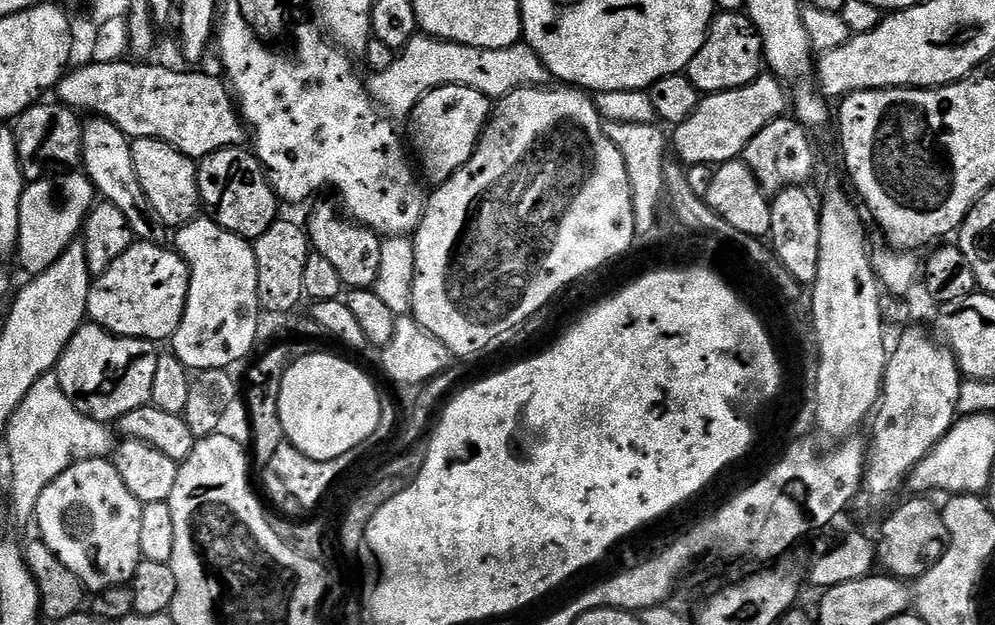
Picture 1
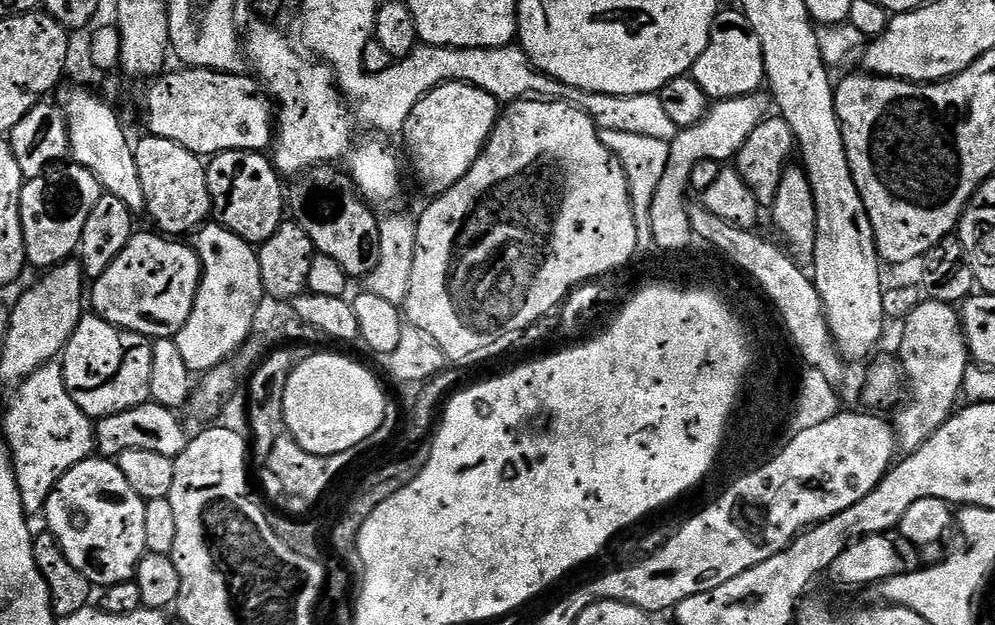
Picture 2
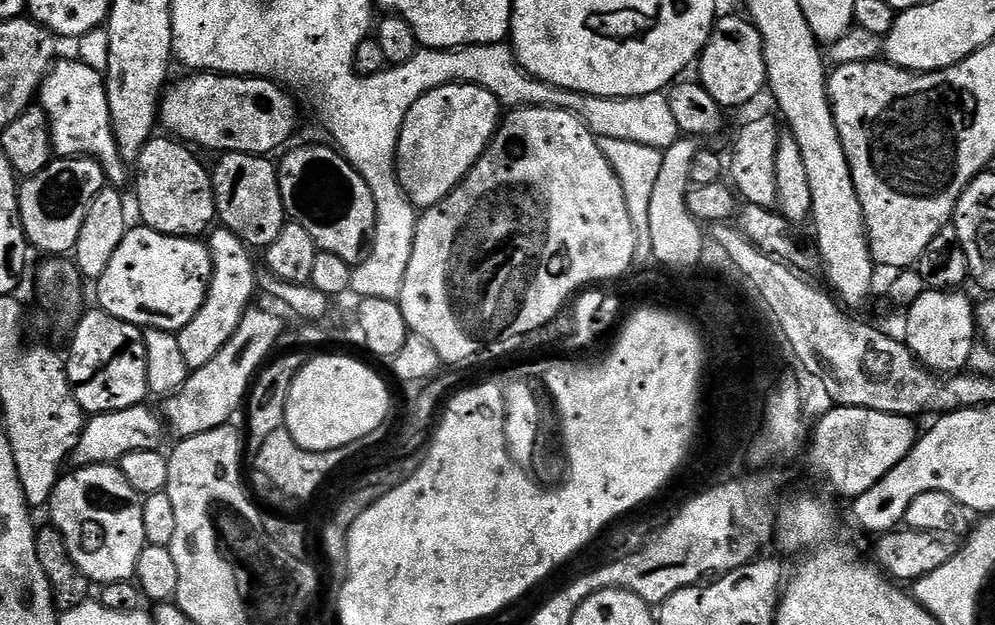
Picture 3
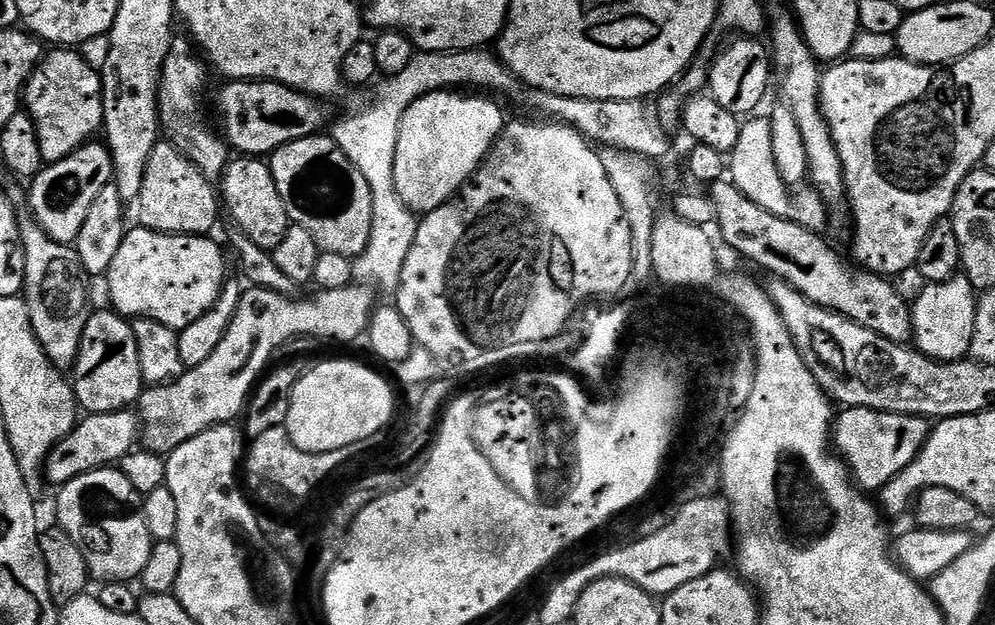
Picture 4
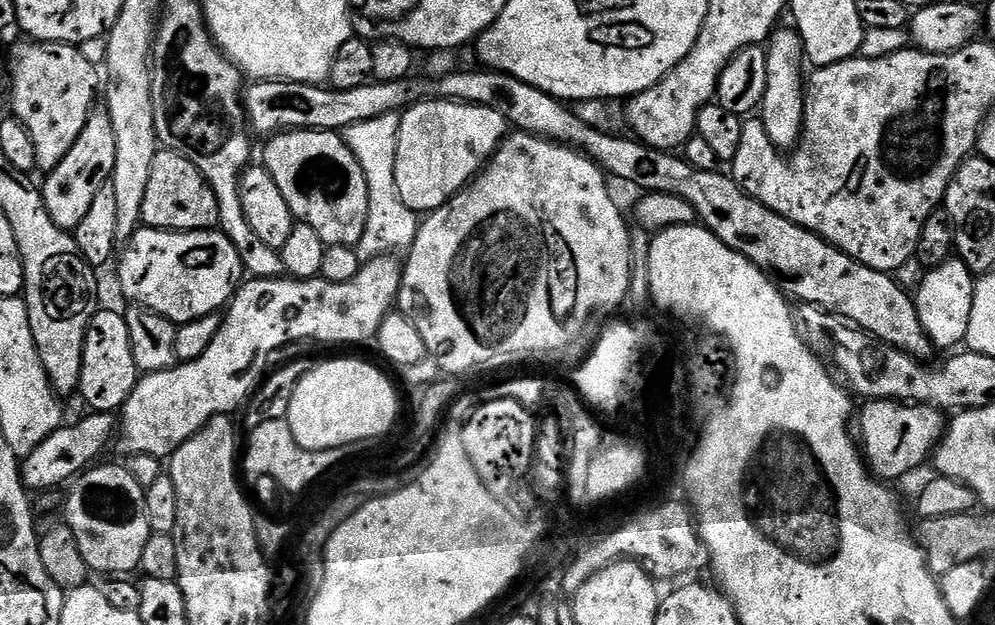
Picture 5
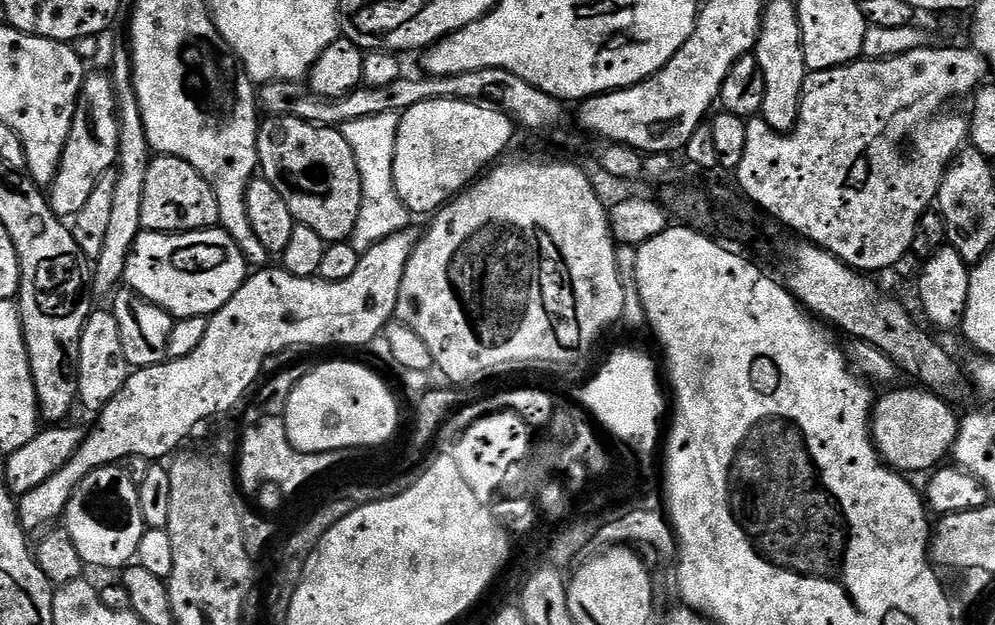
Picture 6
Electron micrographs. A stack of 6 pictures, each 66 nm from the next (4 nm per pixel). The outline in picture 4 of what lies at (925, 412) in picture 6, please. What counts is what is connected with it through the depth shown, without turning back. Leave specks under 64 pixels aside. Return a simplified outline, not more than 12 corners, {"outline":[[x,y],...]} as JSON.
{"outline":[[844,408],[834,448],[868,494],[906,470],[922,416]]}

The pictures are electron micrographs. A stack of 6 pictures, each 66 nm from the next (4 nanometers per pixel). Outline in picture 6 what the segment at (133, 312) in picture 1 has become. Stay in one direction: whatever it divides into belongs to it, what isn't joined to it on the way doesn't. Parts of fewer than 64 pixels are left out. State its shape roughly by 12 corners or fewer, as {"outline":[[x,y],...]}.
{"outline":[[223,228],[141,231],[123,283],[176,320],[250,275]]}

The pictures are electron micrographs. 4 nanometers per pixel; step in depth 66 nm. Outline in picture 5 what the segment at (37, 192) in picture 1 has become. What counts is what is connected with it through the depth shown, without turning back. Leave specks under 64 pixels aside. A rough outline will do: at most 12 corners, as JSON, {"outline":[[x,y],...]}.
{"outline":[[96,106],[43,177],[44,206],[76,229],[111,181],[114,132]]}

